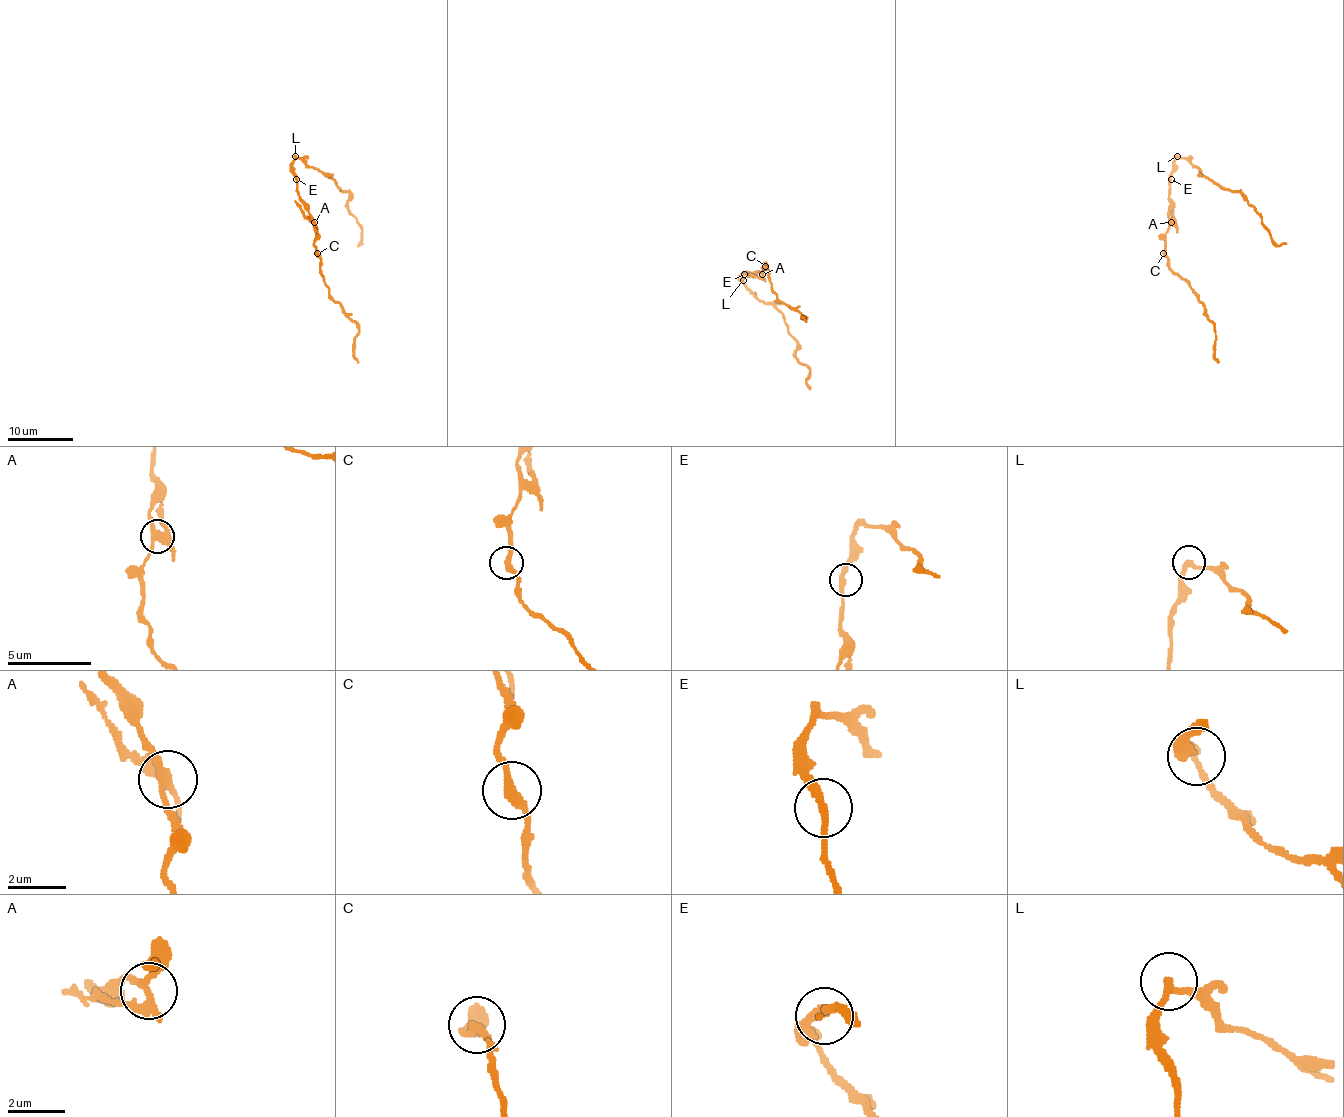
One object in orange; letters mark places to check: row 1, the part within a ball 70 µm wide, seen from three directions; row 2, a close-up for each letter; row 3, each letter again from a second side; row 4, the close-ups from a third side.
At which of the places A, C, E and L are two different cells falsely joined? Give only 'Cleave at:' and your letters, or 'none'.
Cleave at: A, L

